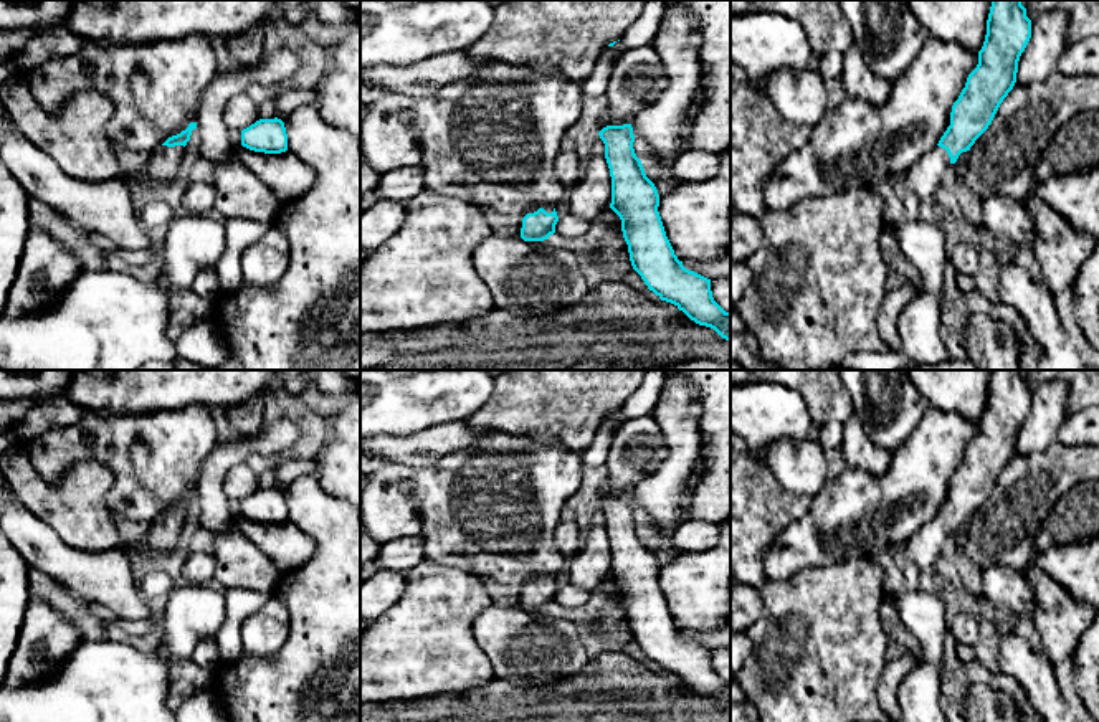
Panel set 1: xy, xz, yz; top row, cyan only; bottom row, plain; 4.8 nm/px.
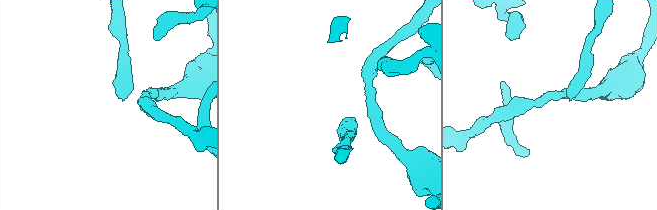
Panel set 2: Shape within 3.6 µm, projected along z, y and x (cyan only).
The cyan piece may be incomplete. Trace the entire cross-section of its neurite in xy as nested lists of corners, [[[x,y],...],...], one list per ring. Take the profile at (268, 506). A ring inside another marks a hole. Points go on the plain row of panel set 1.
[[[278,487],[259,489],[241,501],[241,515],[264,524],[281,524],[288,520],[288,504],[284,492]]]

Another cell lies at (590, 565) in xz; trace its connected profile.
[[[605,525],[588,527],[580,550],[567,565],[570,583],[593,590],[611,573],[611,547]]]

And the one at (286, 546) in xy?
[[[236,515],[235,529],[256,545],[281,573],[302,567],[316,552],[316,542],[289,520],[264,524]]]

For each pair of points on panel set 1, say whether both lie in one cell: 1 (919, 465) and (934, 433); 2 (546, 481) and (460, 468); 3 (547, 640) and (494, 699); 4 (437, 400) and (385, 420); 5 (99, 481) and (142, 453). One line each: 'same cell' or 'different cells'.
1: same cell
2: same cell
3: different cells
4: same cell
5: different cells

